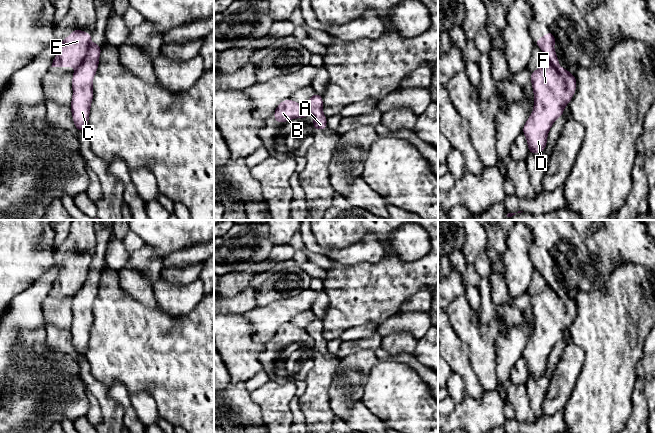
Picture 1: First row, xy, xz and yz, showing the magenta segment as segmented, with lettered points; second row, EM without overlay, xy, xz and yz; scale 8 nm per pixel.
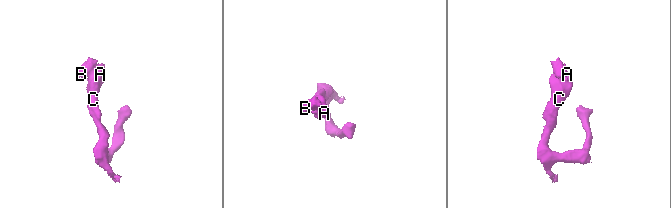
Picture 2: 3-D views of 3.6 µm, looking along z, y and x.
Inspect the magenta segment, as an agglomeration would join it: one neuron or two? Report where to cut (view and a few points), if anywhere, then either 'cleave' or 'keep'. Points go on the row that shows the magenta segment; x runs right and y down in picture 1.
cut xy (90, 45), (85, 58), (77, 66); cleave

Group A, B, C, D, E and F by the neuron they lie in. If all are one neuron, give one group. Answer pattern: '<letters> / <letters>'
A C D F / B E

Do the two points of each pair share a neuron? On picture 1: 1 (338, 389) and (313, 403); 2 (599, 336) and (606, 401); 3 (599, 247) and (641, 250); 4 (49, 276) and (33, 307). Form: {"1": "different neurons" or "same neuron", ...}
{"1": "different neurons", "2": "same neuron", "3": "same neuron", "4": "same neuron"}

